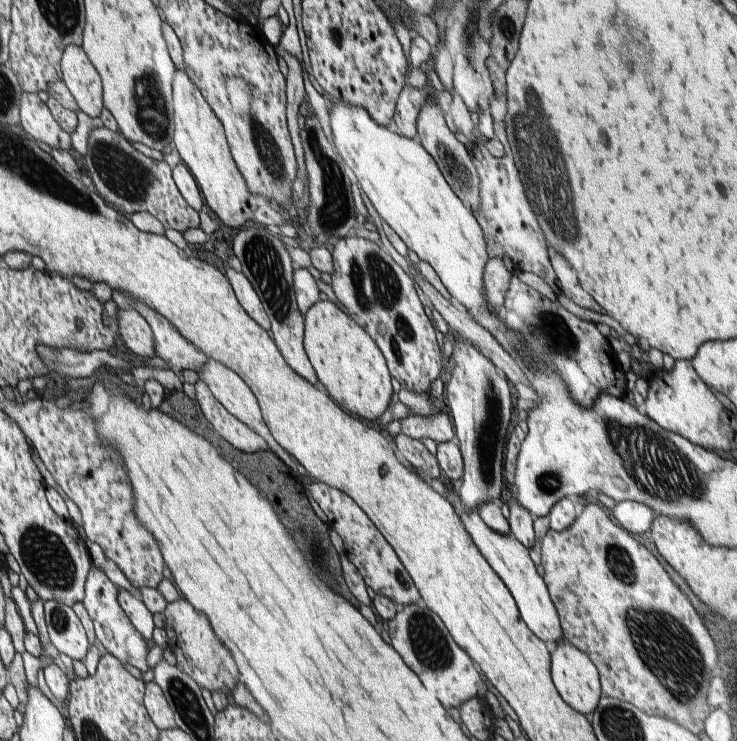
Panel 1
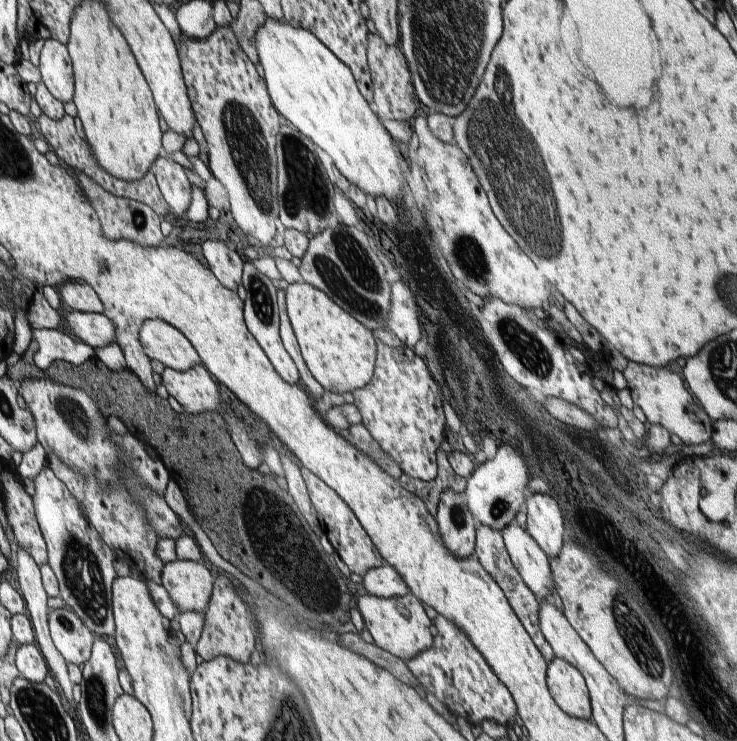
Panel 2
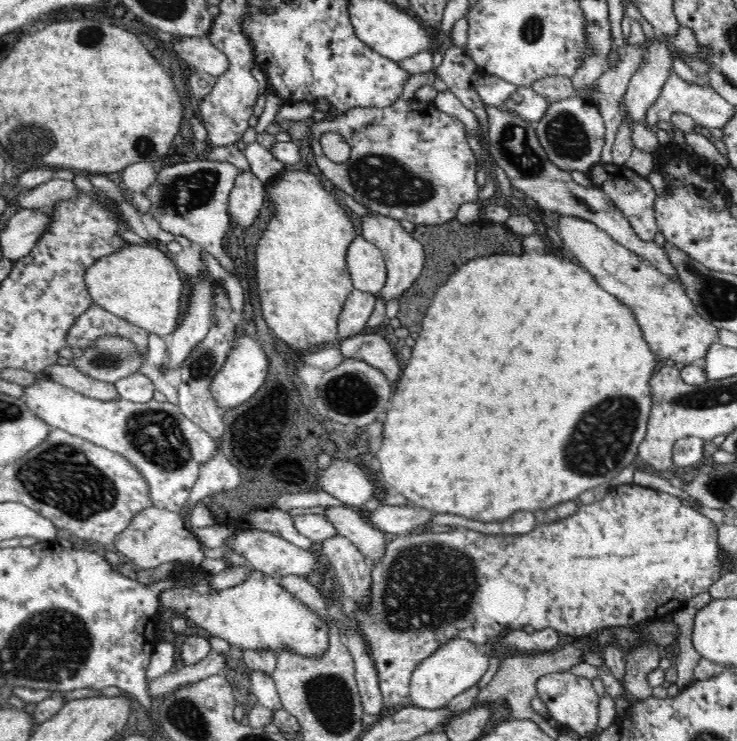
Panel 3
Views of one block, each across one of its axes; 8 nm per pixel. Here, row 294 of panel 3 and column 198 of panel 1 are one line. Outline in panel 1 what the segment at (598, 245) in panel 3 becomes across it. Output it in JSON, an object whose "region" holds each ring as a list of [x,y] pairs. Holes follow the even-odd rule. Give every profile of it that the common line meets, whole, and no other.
{"region":[[[179,598],[173,604],[167,604],[163,610],[165,616],[165,632],[167,632],[167,646],[175,658],[177,658],[177,668],[181,672],[185,672],[195,684],[199,684],[199,688],[215,694],[215,692],[223,692],[225,696],[231,694],[235,690],[235,686],[241,682],[239,680],[239,670],[235,660],[231,660],[231,652],[227,652],[225,644],[215,636],[211,624],[207,622],[207,618],[203,614],[199,614],[199,610],[195,610],[195,606],[191,606],[187,600]]]}

